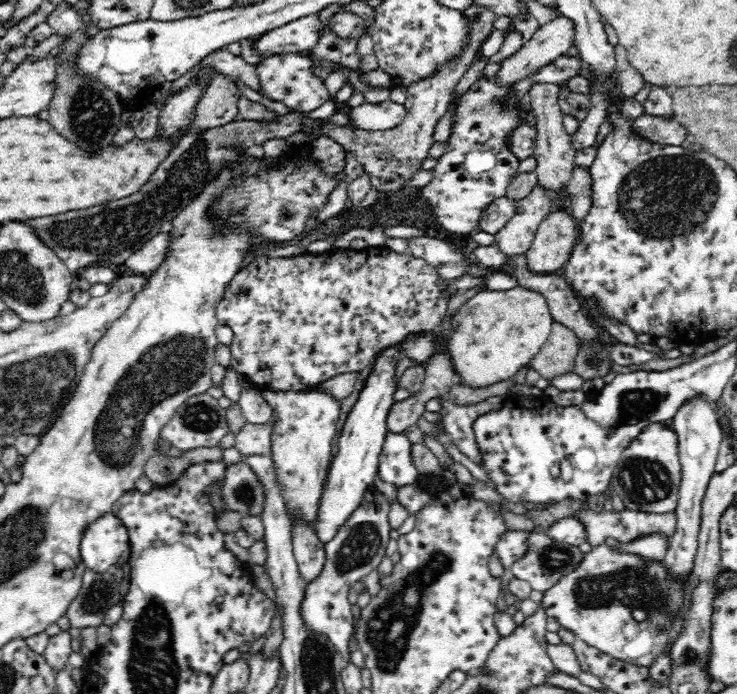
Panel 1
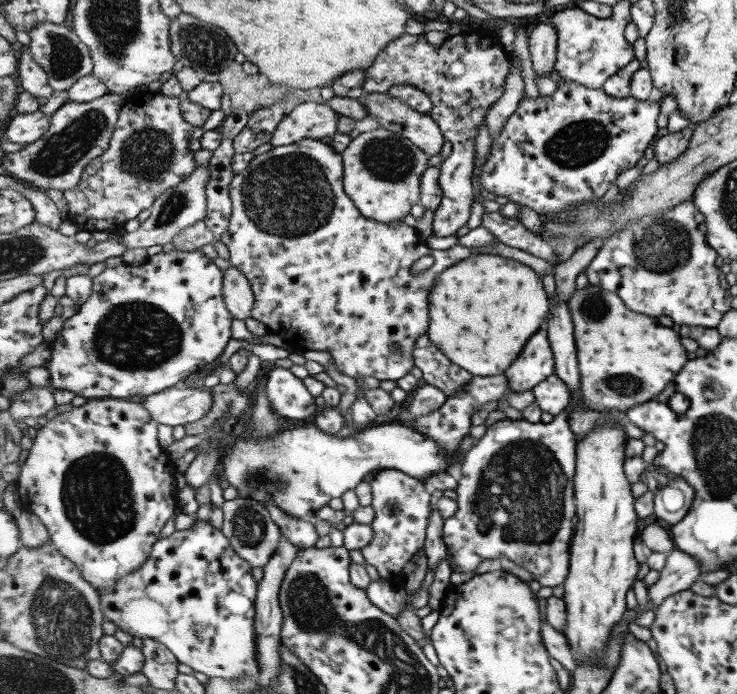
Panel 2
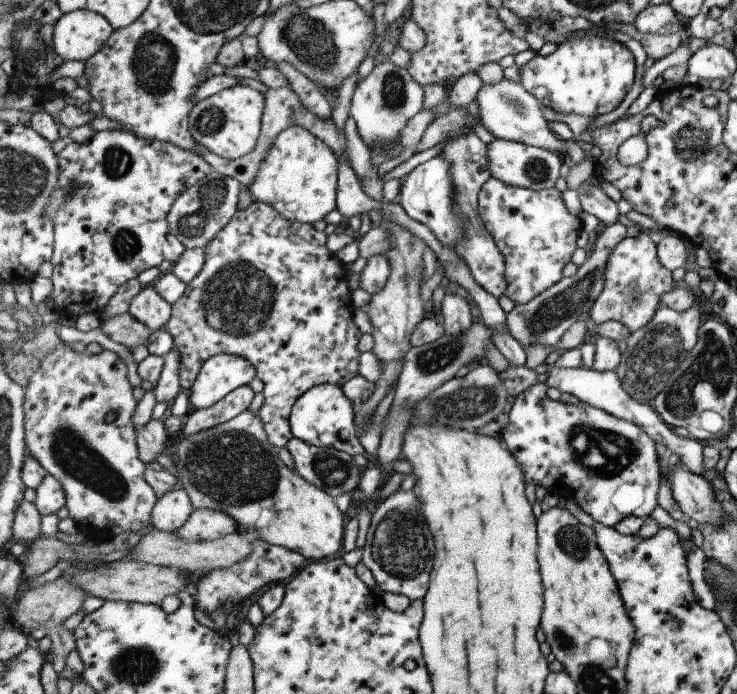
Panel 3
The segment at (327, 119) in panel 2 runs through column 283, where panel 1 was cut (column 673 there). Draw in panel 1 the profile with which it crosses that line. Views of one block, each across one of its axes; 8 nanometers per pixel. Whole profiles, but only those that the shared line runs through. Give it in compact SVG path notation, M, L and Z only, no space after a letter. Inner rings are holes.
M644 114L632 122L632 133L660 146L680 146L687 136L686 130L676 120Z

